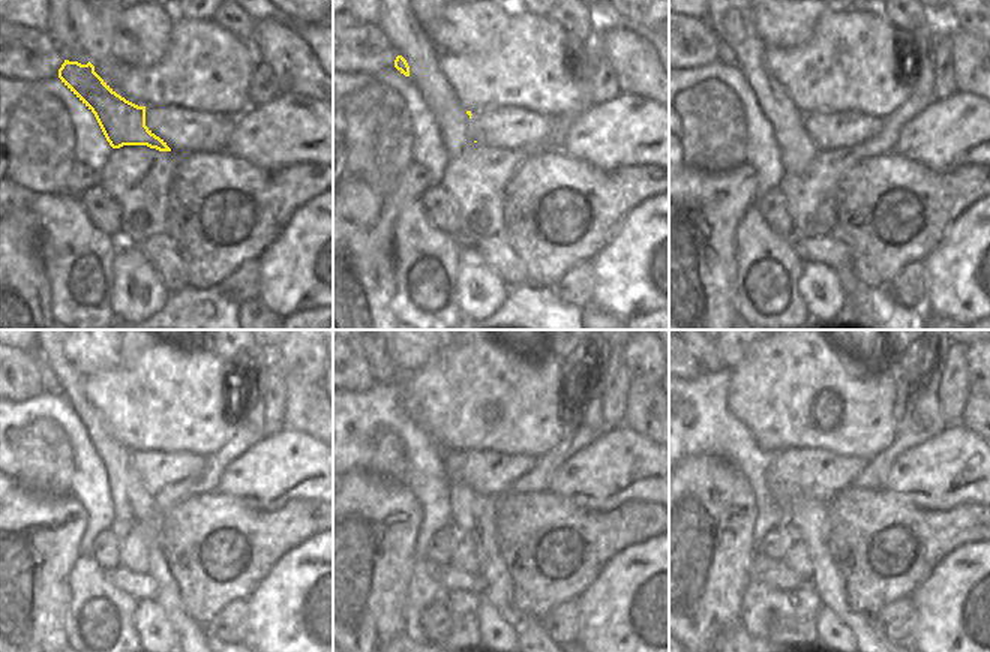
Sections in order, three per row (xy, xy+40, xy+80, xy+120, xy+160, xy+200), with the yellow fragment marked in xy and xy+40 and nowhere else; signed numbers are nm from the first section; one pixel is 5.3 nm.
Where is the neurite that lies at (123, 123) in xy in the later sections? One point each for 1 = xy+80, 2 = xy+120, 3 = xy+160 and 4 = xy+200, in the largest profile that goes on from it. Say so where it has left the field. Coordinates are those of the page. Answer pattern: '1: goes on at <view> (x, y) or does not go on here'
1: goes on at xy+80 (726, 56)
2: goes on at xy+120 (48, 382)
3: goes on at xy+160 (383, 372)
4: goes on at xy+200 (710, 360)

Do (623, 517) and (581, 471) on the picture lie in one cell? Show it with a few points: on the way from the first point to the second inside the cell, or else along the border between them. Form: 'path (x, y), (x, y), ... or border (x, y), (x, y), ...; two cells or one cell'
border (650, 501), (627, 501), (611, 510), (581, 507); two cells

